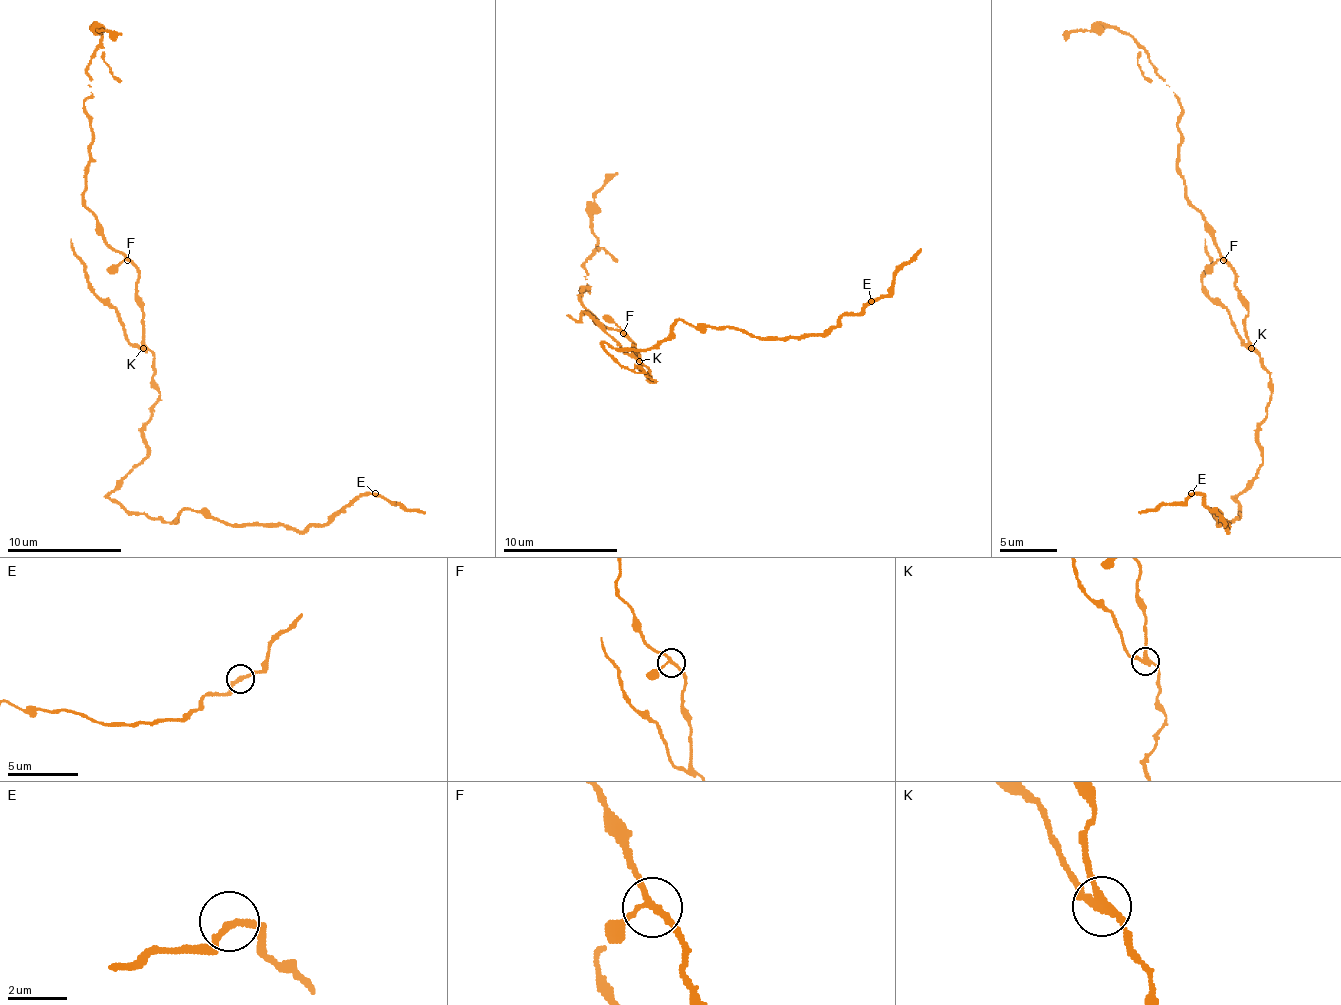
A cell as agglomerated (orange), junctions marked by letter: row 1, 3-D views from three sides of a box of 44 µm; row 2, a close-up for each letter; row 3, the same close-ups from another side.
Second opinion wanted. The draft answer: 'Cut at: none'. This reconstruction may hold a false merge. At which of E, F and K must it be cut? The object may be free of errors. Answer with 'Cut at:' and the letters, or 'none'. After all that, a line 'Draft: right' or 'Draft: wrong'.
Cut at: K
Draft: wrong

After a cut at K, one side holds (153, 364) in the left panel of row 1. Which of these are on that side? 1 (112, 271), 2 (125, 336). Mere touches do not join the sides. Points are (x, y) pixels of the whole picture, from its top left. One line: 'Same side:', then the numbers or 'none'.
Same side: 1

